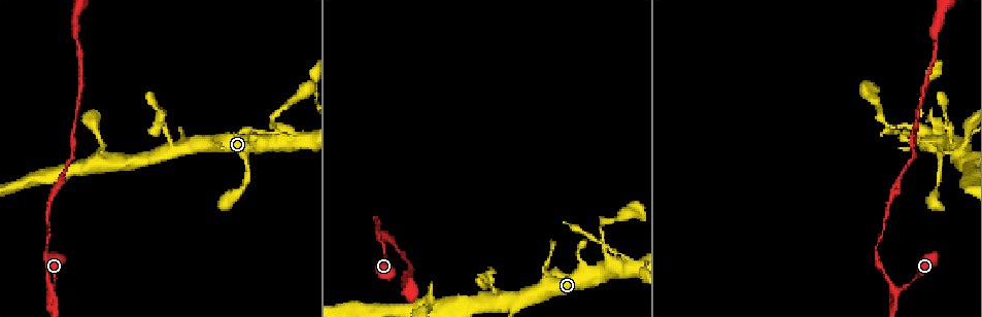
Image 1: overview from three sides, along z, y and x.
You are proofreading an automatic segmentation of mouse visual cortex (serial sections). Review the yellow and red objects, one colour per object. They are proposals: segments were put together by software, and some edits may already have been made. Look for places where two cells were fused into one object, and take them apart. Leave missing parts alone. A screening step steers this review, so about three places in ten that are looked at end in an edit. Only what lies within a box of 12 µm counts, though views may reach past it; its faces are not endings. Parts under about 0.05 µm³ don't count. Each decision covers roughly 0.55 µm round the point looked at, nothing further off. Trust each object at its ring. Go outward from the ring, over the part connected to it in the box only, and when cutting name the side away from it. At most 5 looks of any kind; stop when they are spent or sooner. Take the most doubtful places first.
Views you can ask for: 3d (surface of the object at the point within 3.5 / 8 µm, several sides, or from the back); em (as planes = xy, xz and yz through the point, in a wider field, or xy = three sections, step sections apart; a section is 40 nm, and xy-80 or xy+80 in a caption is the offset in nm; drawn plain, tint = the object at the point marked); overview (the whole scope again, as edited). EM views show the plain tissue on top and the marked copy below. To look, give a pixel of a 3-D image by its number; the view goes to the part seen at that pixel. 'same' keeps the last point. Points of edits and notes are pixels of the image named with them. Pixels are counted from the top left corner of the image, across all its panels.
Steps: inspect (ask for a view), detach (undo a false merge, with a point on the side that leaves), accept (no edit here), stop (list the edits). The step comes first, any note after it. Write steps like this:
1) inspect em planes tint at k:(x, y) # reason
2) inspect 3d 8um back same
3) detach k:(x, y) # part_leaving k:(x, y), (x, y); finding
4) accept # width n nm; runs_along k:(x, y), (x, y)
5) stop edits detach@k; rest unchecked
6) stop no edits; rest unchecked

inspect 3d 8um at 1:(491, 288)

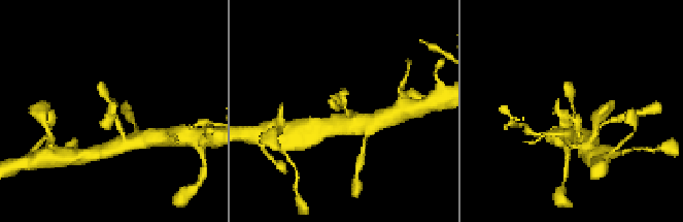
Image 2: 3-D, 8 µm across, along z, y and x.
inspect em xy step 3 tint at 2:(116, 115) # now the EM

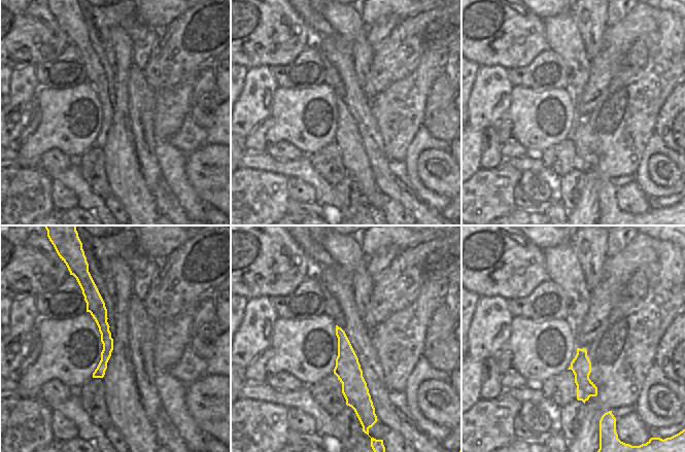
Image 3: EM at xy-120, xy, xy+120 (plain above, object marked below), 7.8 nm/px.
accept # width 200 nm; runs_along 3:(87, 281), (106, 339), (100, 375); one cell here

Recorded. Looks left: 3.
inspect 3d 3.5um at 1:(377, 240) # arms part here

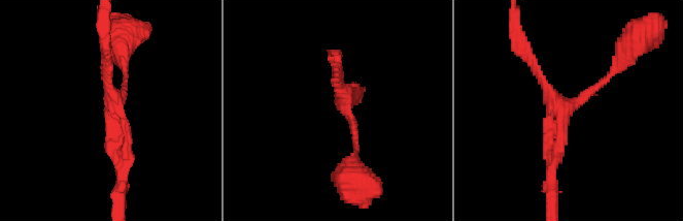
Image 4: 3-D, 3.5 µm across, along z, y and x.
inspect em planes tint at 4:(568, 107)

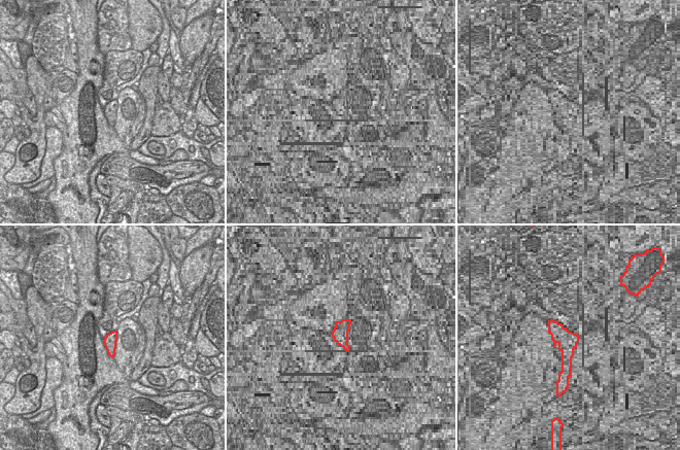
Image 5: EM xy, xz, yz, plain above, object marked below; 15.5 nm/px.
inspect em xy step 5 tint same

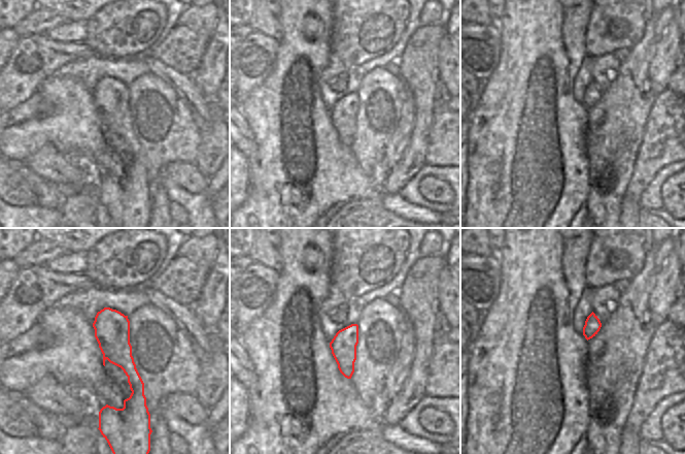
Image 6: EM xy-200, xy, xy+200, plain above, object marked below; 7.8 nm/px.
accept # arms 3; arm_widths 150, 150, 250 nm; runs_along 6:(106, 310), (135, 381), (129, 406); all the same cell

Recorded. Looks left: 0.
stop no edits; rest unchecked

